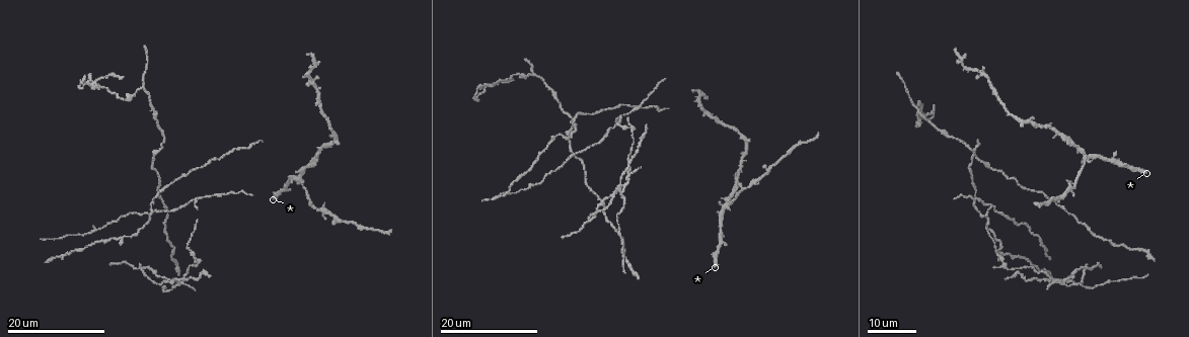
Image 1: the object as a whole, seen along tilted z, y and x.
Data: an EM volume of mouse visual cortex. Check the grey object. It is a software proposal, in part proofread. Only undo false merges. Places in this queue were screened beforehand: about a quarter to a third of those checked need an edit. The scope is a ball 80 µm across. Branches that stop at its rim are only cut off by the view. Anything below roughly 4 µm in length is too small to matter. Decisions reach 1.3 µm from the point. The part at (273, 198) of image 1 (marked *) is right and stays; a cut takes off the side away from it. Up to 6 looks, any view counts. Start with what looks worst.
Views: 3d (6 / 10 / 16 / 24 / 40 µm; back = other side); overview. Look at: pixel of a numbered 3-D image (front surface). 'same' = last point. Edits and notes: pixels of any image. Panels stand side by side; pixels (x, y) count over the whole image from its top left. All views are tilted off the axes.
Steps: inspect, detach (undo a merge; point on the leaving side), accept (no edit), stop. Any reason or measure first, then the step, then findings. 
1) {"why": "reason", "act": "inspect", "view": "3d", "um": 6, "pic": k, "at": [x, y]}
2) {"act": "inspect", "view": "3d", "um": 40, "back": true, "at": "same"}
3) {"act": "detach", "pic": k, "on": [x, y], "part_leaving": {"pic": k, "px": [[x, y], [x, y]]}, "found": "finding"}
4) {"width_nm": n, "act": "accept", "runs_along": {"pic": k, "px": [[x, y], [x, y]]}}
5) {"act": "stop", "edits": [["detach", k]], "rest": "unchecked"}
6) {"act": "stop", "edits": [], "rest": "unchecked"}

{"why": "four arms meet", "act": "inspect", "view": "3d", "um": 24, "pic": 1, "at": [624, 183]}

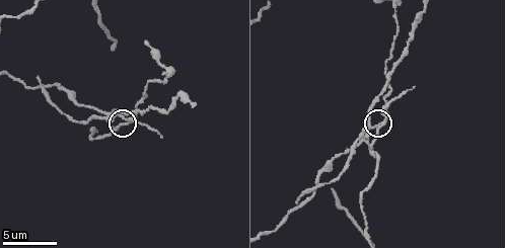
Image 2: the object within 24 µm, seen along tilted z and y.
{"act": "inspect", "view": "3d", "um": 6, "pic": 2, "at": [377, 124]}

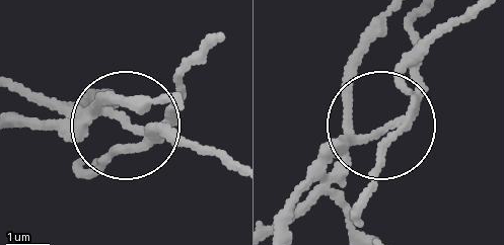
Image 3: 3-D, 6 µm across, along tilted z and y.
{"arms": 4, "act": "detach", "pic": 3, "on": [88, 135], "part_leaving": {"pic": 3, "px": [[145, 138], [25, 96]]}, "found": "two neurons meet here"}

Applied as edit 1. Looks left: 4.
{"act": "inspect", "view": "overview"}

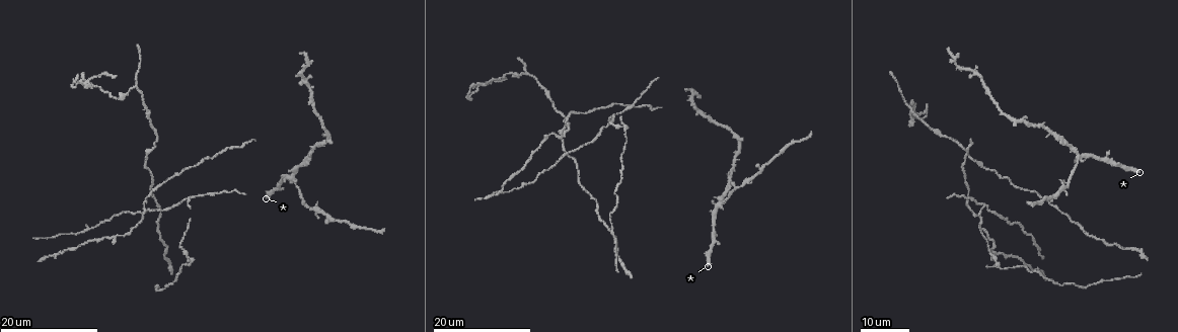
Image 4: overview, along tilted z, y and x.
{"why": "three-way junction", "act": "inspect", "view": "3d", "um": 24, "pic": 4, "at": [188, 199]}

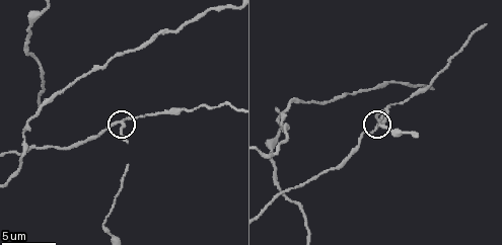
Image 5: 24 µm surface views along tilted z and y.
{"why": "closer look", "act": "inspect", "view": "3d", "um": 6, "pic": 5, "at": [123, 121]}

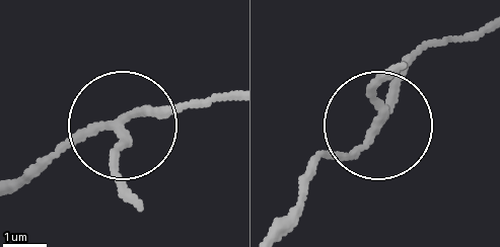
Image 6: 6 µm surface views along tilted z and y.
{"width_nm": 170, "act": "detach", "pic": 6, "on": [153, 108], "part_leaving": {"pic": 6, "px": [[115, 125], [17, 176]]}, "found": "a second neuron is stuck on"}

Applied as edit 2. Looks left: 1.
{"act": "stop", "edits": [["detach", 3], ["detach", 6]], "rest": "unchecked"}

